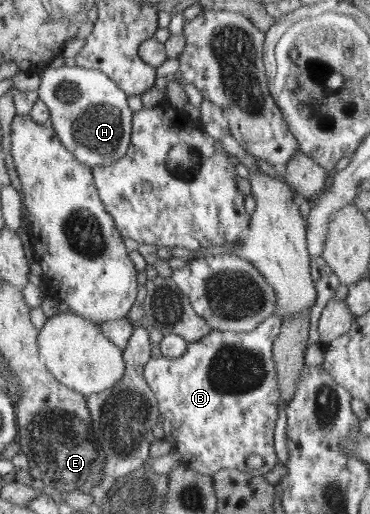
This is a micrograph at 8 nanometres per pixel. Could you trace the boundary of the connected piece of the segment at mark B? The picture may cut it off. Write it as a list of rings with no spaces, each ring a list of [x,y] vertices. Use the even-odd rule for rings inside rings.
[[[276,315],[267,317],[256,326],[256,329],[252,329],[252,332],[246,333],[234,333],[234,332],[220,332],[218,330],[212,330],[203,339],[199,341],[191,342],[187,346],[184,355],[178,358],[168,358],[164,356],[151,358],[147,365],[144,367],[143,377],[150,387],[151,391],[154,392],[157,409],[164,419],[164,437],[163,439],[168,441],[172,445],[172,449],[178,451],[182,456],[183,462],[186,463],[190,469],[202,473],[203,475],[214,475],[216,472],[224,469],[238,469],[249,475],[260,475],[264,476],[270,472],[273,467],[277,464],[276,452],[274,452],[274,427],[278,419],[279,398],[281,397],[280,386],[278,386],[278,374],[276,374],[276,365],[273,359],[273,346],[275,340],[278,338],[281,330],[281,324],[285,321],[280,320]],[[250,455],[260,455],[263,459],[263,465],[258,469],[250,469],[246,464]]]

